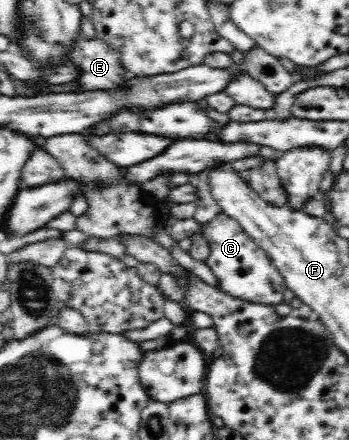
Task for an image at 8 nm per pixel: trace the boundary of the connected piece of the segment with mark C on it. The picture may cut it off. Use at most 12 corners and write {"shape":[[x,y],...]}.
{"shape":[[221,211],[201,223],[204,262],[223,294],[285,303],[288,289],[265,250]]}

